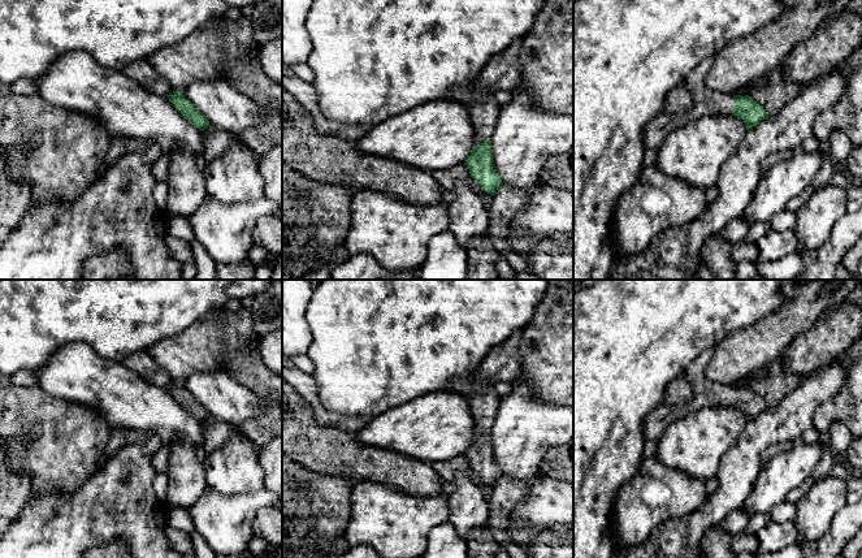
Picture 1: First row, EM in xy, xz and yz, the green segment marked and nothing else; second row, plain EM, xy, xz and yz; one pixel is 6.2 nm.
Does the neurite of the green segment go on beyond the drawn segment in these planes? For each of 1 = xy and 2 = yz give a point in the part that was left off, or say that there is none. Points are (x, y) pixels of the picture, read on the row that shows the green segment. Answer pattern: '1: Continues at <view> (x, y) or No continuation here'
1: No continuation here
2: Continues at yz (706, 102)

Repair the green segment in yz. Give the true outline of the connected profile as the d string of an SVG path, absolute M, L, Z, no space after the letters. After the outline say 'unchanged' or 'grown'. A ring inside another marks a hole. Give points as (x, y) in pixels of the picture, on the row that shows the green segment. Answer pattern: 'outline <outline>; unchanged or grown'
outline M715 56L701 61L685 78L684 83L694 98L690 109L693 120L715 114L733 114L744 121L746 130L751 130L770 114L751 96L742 96L727 92L709 91L705 78L709 74Z; grown

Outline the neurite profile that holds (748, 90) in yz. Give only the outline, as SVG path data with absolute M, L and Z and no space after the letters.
M766 75L761 77L755 81L753 81L751 83L741 87L738 91L735 92L735 95L751 96L753 92L755 92L761 87L764 87L766 83L767 83Z

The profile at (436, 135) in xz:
M452 99L433 100L374 125L363 138L355 140L355 144L364 153L430 173L464 164L475 147L475 130L472 109Z

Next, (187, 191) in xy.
M179 148L170 157L168 185L165 216L187 217L204 203L207 189L203 163L190 148Z

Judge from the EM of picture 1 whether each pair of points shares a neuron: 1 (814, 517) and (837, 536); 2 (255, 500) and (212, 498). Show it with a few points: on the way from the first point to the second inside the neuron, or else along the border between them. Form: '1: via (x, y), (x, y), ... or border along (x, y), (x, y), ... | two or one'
1: border along (847, 504), (836, 513), (831, 528), (818, 541) | two
2: via (245, 504), (222, 504) | one

